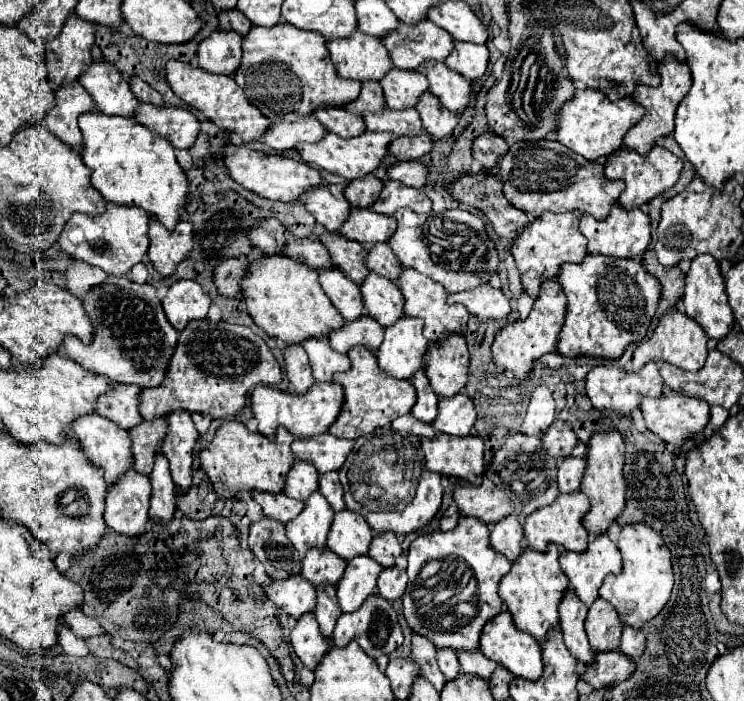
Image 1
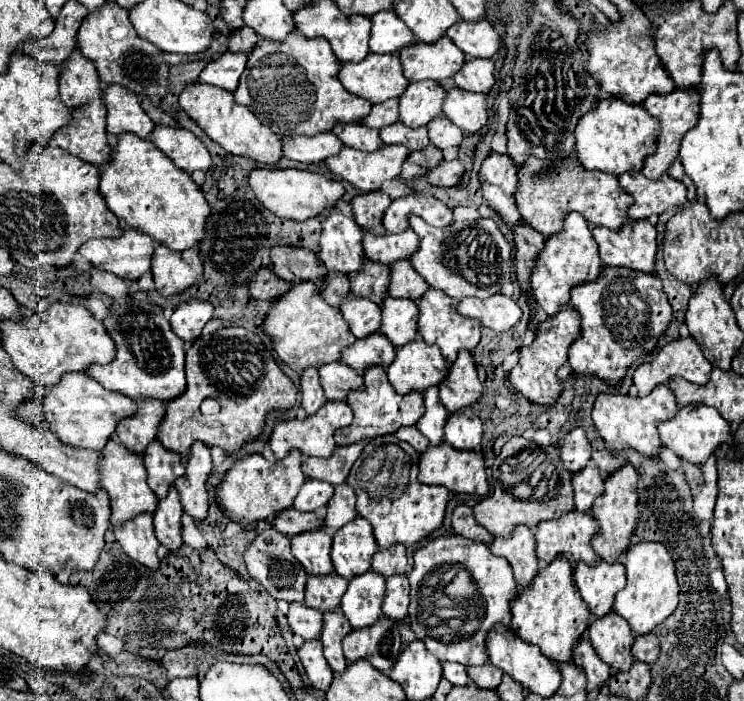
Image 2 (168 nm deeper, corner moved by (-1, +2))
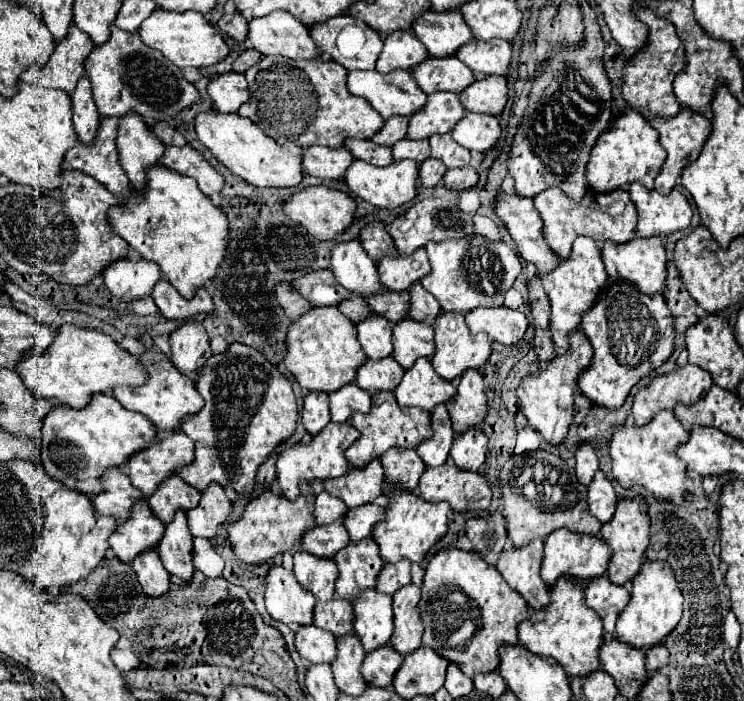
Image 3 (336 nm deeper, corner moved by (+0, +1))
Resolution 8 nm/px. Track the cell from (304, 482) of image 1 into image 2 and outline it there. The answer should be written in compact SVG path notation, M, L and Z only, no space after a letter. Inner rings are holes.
M307 480L297 498L295 498L295 508L301 510L301 512L315 512L323 506L329 504L329 500L333 498L333 486L329 486L327 482L321 482L321 480Z

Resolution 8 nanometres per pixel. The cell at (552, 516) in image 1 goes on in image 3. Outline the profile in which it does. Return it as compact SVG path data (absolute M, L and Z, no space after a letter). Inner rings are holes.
M556 529L544 539L544 559L542 559L542 579L544 583L552 585L558 577L582 577L584 581L592 577L606 575L608 559L612 555L612 549L604 543L604 539L598 539L594 535L580 535L570 529Z

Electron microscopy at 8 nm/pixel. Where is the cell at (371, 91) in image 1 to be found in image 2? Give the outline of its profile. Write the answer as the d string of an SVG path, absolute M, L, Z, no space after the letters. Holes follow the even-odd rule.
M387 100L383 104L375 104L371 114L363 118L363 124L375 130L381 130L381 126L389 126L393 122L399 122L399 102Z

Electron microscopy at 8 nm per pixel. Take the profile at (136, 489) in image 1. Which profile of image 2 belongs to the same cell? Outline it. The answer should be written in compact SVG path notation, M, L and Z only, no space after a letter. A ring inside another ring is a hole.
M139 514L137 518L133 518L131 522L127 522L125 526L121 526L113 532L115 532L117 542L121 544L123 552L131 560L147 566L153 572L159 568L159 558L157 558L159 542L155 538L153 518L149 514Z

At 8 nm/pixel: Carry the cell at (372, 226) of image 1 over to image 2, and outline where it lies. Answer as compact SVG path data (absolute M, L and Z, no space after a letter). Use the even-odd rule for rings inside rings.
M409 228L401 234L385 234L375 236L365 232L363 236L365 256L383 266L391 266L399 260L409 260L417 252L417 234Z

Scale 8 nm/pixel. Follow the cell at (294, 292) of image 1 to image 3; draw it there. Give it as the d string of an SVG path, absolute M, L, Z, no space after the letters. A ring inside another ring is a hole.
M312 307L300 315L286 331L286 369L296 377L300 387L318 391L336 391L354 381L356 367L366 361L364 349L356 339L354 323L336 307Z

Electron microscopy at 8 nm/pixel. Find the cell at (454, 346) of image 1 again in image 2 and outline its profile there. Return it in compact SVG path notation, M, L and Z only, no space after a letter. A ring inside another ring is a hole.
M461 352L451 364L451 370L445 382L439 386L439 396L449 414L455 414L461 408L471 408L479 402L481 382L477 378L475 362L469 352Z

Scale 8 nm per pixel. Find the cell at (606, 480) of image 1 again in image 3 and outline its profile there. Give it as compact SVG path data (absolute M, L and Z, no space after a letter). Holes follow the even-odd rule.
M636 495L634 499L620 499L612 519L602 525L600 535L608 543L608 547L614 551L608 563L608 579L612 583L616 585L628 583L636 575L636 569L640 569L644 551L648 547L648 527L650 527L650 519L646 515L646 501L640 495Z

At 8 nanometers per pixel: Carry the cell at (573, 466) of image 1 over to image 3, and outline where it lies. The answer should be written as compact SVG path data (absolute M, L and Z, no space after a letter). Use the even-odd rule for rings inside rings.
M596 471L594 479L588 485L588 511L598 521L606 523L614 515L614 507L618 503L616 493L612 491L612 483L606 479L602 471Z

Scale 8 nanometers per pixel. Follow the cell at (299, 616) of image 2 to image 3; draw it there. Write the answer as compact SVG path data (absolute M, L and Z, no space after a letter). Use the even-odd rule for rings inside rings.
M300 625L296 631L296 651L310 663L332 663L336 657L336 641L330 631L314 625Z

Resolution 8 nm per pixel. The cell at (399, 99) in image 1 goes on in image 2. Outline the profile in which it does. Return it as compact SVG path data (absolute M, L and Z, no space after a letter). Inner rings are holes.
M411 82L407 92L399 98L401 122L409 128L427 126L429 120L443 116L445 90L433 82Z

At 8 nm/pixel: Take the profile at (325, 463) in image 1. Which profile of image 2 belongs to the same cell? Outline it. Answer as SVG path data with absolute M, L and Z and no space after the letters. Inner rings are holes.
M359 442L359 444L335 448L333 456L327 458L327 460L305 456L303 470L305 470L305 474L307 474L309 478L323 480L323 482L329 482L329 484L333 484L333 486L345 484L351 468L353 468L353 464L355 464L355 460L361 456L361 452L363 452L365 446L367 446L367 442Z

